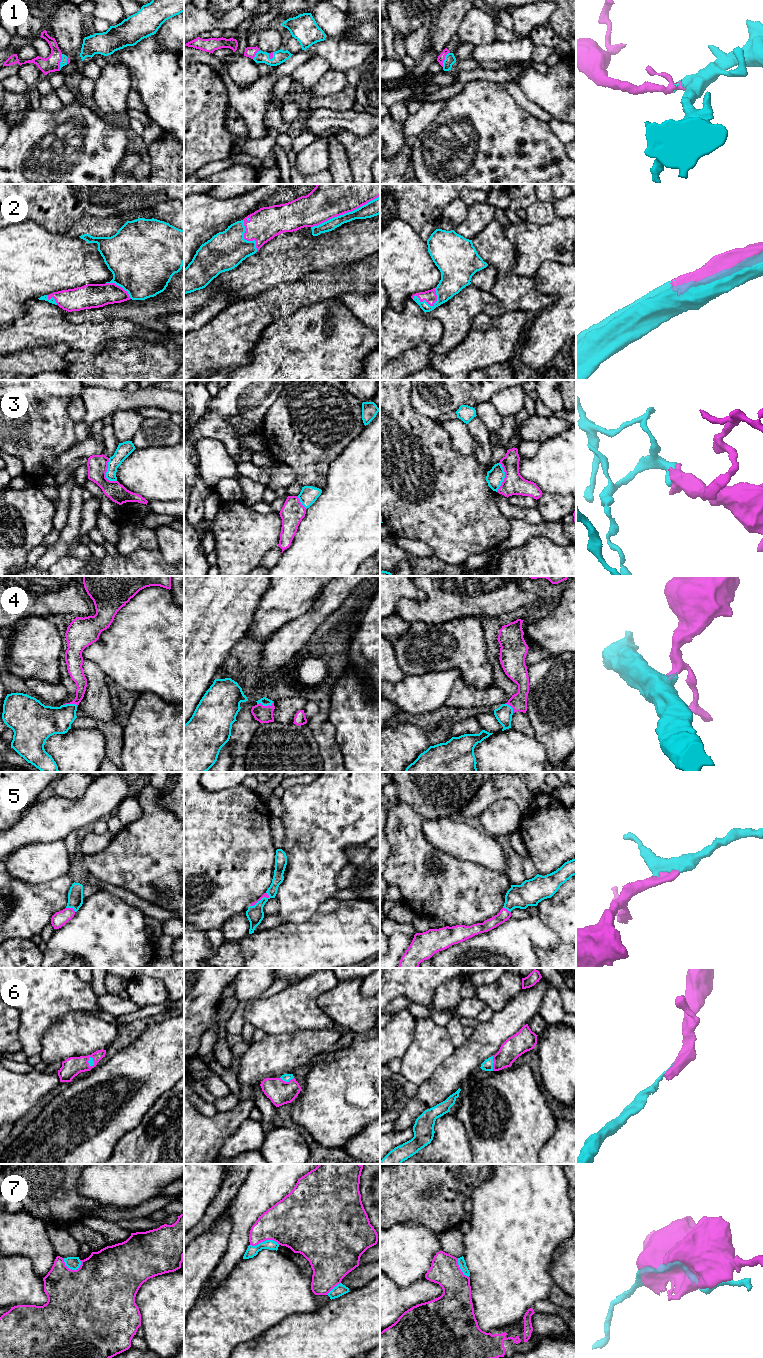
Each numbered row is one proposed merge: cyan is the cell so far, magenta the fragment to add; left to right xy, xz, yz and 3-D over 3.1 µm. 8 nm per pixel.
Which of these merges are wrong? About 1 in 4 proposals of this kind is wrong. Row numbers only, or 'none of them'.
3, 7

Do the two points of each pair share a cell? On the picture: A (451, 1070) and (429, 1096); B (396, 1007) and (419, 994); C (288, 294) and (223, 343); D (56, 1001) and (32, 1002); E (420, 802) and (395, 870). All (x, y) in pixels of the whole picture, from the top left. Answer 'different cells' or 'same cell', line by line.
A: same cell
B: different cells
C: same cell
D: same cell
E: different cells

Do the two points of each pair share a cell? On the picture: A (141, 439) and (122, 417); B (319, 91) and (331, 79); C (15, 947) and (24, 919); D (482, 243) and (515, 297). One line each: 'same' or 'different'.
A: different
B: same
C: different
D: same

